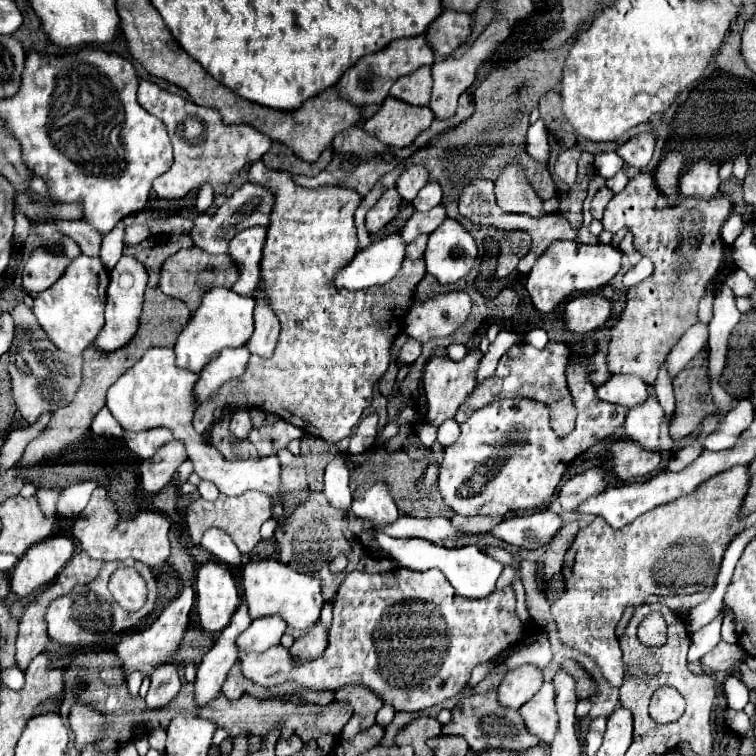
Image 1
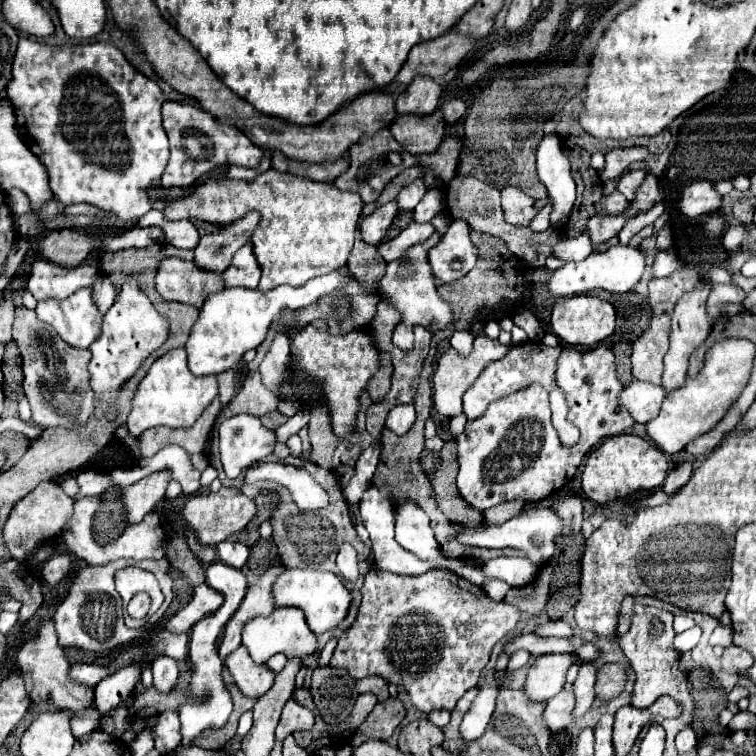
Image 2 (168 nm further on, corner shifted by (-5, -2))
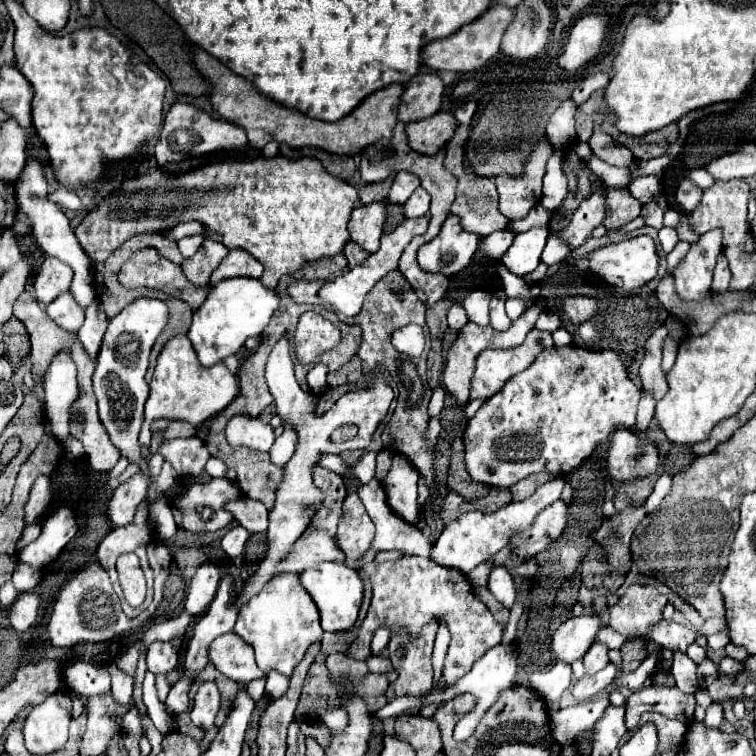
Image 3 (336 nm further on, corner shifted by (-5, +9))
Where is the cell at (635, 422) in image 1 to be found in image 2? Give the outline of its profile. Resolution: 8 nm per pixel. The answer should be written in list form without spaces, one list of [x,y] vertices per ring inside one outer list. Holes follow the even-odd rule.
[[[725,338],[705,352],[705,366],[697,376],[687,376],[685,384],[671,392],[661,406],[661,414],[647,424],[649,438],[665,452],[681,452],[691,440],[719,424],[723,414],[735,404],[741,388],[749,382],[755,358],[755,344],[745,338]]]

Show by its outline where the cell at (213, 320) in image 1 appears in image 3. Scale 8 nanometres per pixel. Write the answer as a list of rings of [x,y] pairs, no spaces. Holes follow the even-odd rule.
[[[233,277],[213,285],[205,303],[193,313],[193,323],[187,333],[201,365],[211,367],[225,357],[235,355],[249,337],[257,337],[269,325],[279,303],[277,291],[253,277]]]

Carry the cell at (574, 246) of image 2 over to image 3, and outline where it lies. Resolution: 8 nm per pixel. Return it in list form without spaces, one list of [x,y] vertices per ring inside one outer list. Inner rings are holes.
[[[551,231],[549,237],[547,237],[547,245],[543,249],[541,261],[547,263],[547,265],[555,265],[555,263],[563,261],[569,253],[571,253],[571,249],[567,247],[567,243],[561,241],[561,239],[557,239],[557,235],[553,235],[553,231]]]

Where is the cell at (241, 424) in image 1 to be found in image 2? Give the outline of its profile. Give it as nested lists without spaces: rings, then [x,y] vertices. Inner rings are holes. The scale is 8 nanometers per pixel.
[[[239,414],[229,420],[223,420],[219,426],[219,450],[227,478],[237,478],[245,468],[265,460],[273,452],[273,448],[275,448],[275,432],[267,430],[257,416]]]

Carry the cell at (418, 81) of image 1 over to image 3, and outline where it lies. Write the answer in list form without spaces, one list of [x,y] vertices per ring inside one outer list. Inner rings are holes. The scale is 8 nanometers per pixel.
[[[417,73],[401,95],[399,103],[399,119],[403,123],[431,117],[441,107],[443,81],[437,73]]]

